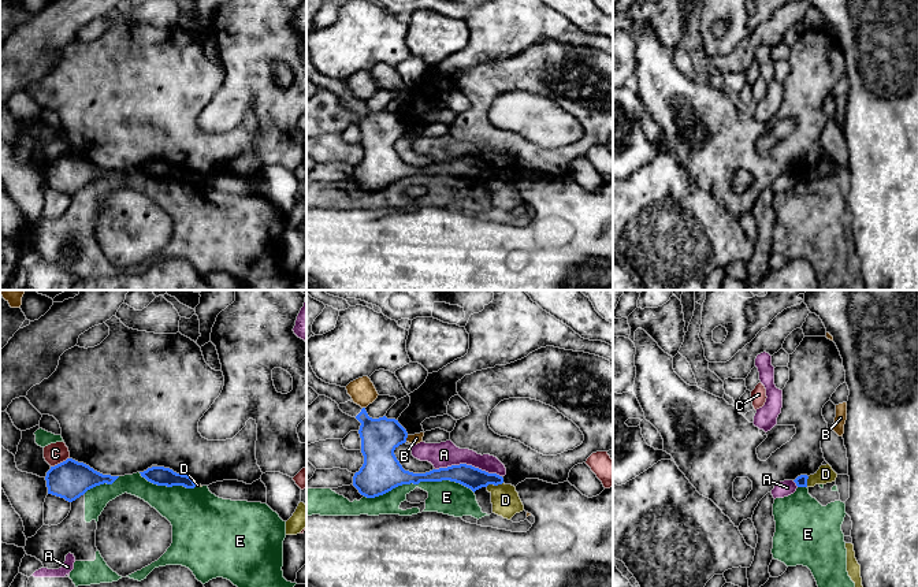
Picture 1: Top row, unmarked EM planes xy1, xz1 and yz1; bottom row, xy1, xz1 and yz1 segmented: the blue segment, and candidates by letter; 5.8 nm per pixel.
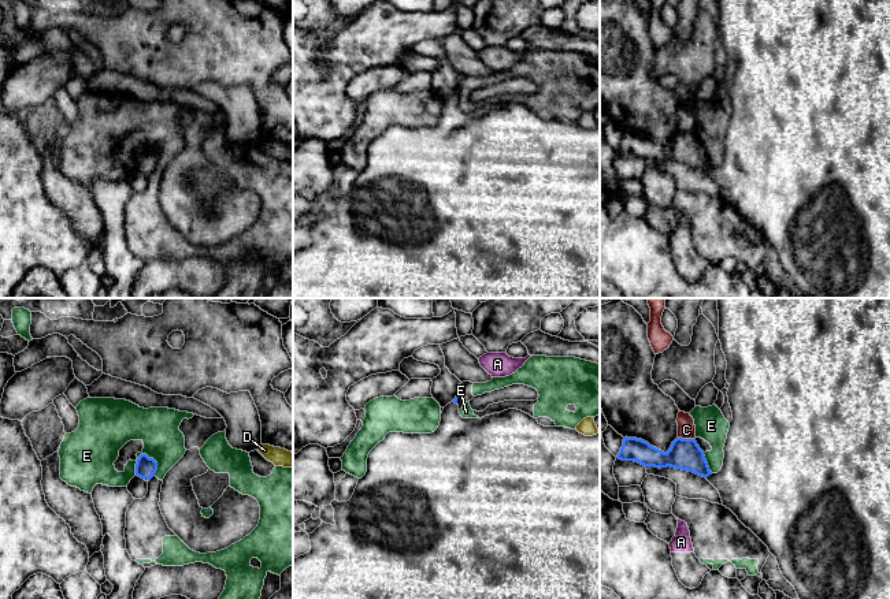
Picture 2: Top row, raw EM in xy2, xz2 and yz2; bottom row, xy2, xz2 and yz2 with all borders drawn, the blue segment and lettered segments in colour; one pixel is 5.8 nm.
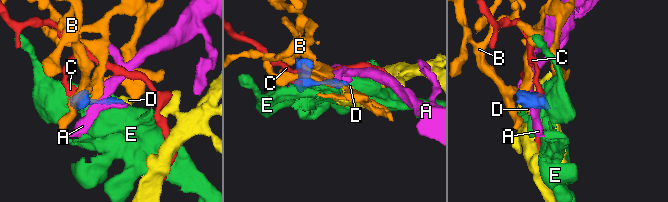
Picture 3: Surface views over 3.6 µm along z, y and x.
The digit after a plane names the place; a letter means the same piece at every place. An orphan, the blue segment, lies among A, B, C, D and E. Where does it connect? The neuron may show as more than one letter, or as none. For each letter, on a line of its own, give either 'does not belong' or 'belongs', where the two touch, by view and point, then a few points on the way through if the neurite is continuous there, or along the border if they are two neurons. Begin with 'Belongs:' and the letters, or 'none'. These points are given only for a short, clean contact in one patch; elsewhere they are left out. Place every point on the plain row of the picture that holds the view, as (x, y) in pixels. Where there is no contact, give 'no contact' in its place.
Belongs: none
A: does not belong; meets blue in xz1 at (468, 159); border along xz1 (435, 162), (471, 158), (501, 170)
B: does not belong; meets blue in xz1 at (407, 130); border along xz1 (408, 129), (405, 134)
C: does not belong; meets blue in xy1 at (60, 156); border along xy1 (69, 151), (51, 160)
D: does not belong; meets blue in xz1 at (494, 178); border along xz1 (502, 175), (486, 179)
E: does not belong; meets blue in xz1 at (419, 175)

